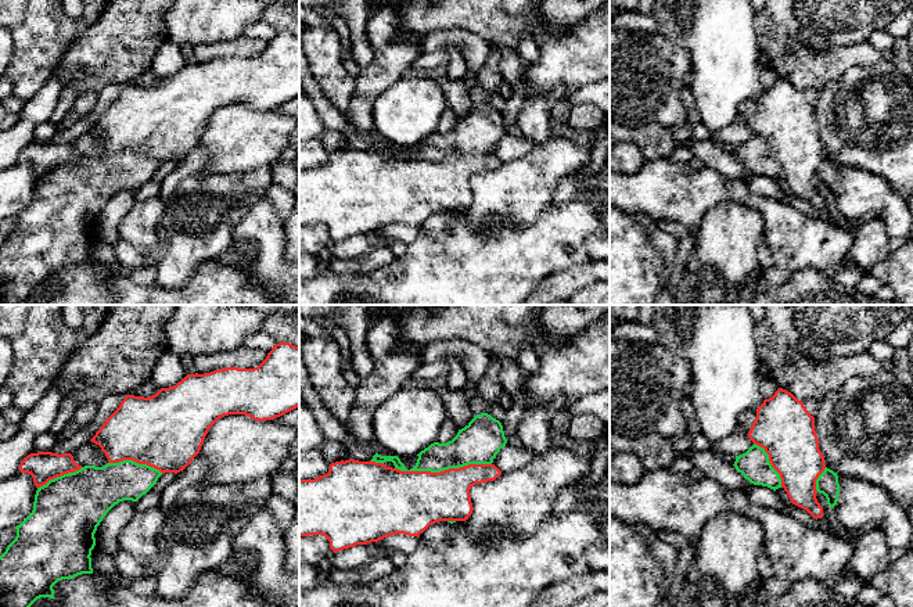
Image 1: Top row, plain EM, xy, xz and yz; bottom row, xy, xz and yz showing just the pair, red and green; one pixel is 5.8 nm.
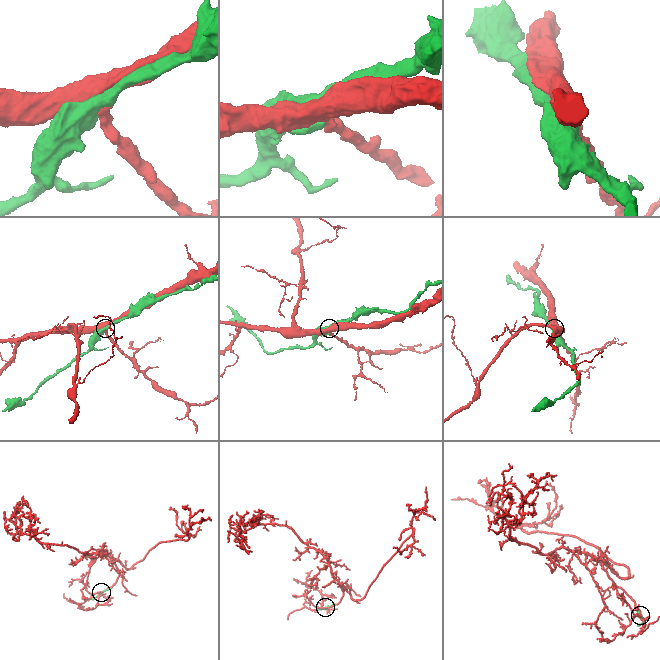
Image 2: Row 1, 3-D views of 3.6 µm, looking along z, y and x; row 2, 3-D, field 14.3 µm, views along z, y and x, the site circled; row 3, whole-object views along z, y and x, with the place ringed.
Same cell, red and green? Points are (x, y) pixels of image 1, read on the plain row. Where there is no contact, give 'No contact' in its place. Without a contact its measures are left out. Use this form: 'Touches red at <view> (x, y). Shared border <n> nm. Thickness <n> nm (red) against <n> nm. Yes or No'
Touches red at xz (442, 161). Shared border 550 nm. Thickness 360 nm (red) against 240 nm. No

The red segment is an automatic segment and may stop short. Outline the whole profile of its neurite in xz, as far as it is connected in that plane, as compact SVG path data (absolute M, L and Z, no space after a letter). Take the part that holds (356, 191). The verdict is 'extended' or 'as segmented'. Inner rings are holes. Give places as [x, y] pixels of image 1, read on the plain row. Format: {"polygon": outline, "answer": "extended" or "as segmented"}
{"polygon": "M371 150L335 151L327 164L299 169L299 226L324 225L334 243L356 234L377 233L396 223L418 227L438 211L468 209L474 200L470 179L500 165L495 154L468 154L431 162L400 161Z", "answer": "as segmented"}

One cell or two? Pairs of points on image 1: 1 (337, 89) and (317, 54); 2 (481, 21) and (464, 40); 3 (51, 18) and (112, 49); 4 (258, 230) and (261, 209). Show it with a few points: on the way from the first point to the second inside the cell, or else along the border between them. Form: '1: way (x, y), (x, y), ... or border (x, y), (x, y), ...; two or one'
1: way (334, 81), (327, 72), (324, 63); one
2: border (438, 29), (463, 28), (492, 45); two
3: border (100, 14), (69, 45), (61, 58); two
4: way (261, 225), (261, 215); one

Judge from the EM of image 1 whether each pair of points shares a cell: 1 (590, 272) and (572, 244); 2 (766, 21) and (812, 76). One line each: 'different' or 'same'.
1: different
2: same

